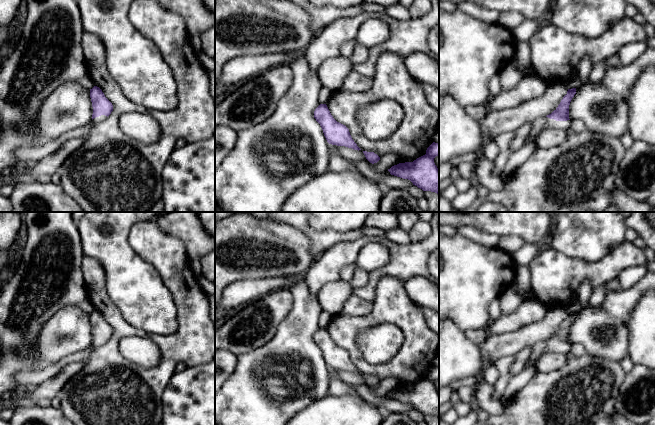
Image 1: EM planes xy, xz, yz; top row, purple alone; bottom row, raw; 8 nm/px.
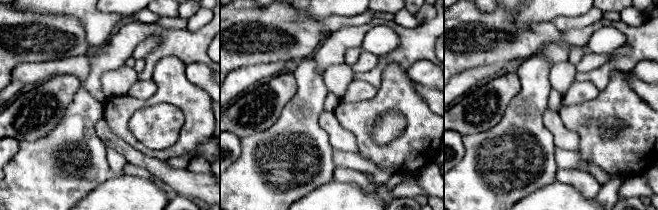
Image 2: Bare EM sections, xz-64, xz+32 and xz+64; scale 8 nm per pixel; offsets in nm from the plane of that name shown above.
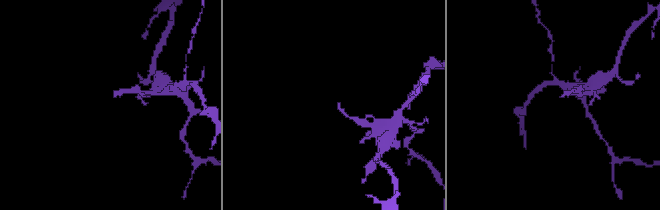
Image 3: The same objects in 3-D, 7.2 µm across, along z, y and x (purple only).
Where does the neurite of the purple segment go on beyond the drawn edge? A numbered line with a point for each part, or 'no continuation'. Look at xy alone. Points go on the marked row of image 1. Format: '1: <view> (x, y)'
1: xy (101, 118)

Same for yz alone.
1: yz (517, 158)

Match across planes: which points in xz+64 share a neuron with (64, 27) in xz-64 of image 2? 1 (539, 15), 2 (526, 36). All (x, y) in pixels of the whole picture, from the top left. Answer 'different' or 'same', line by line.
1: different
2: same

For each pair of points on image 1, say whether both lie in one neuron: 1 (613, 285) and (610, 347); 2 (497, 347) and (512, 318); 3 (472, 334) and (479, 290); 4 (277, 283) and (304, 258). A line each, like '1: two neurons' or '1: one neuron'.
1: two neurons
2: two neurons
3: two neurons
4: two neurons

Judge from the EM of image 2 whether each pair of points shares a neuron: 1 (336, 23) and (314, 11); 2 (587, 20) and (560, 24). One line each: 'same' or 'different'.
1: different
2: same

